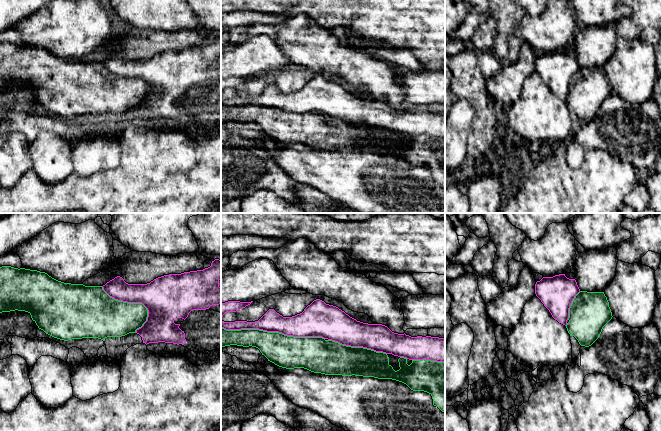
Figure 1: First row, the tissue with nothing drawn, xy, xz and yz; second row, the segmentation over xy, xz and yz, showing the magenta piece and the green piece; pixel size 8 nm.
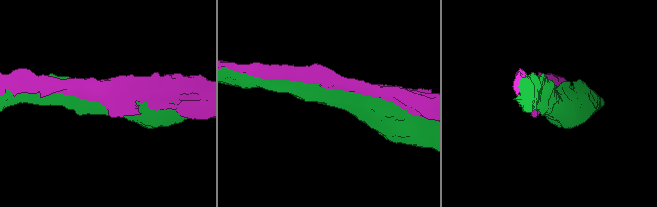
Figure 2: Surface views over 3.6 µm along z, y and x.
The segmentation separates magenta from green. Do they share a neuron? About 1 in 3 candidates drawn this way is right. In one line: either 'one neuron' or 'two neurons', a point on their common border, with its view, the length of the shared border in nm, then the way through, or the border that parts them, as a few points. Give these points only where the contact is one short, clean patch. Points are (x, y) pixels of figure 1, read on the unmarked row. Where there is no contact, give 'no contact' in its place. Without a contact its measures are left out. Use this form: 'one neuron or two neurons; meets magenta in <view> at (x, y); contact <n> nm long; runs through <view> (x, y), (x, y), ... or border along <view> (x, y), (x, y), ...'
two neurons; meets magenta in xz at (273, 107); contact 850 nm long

